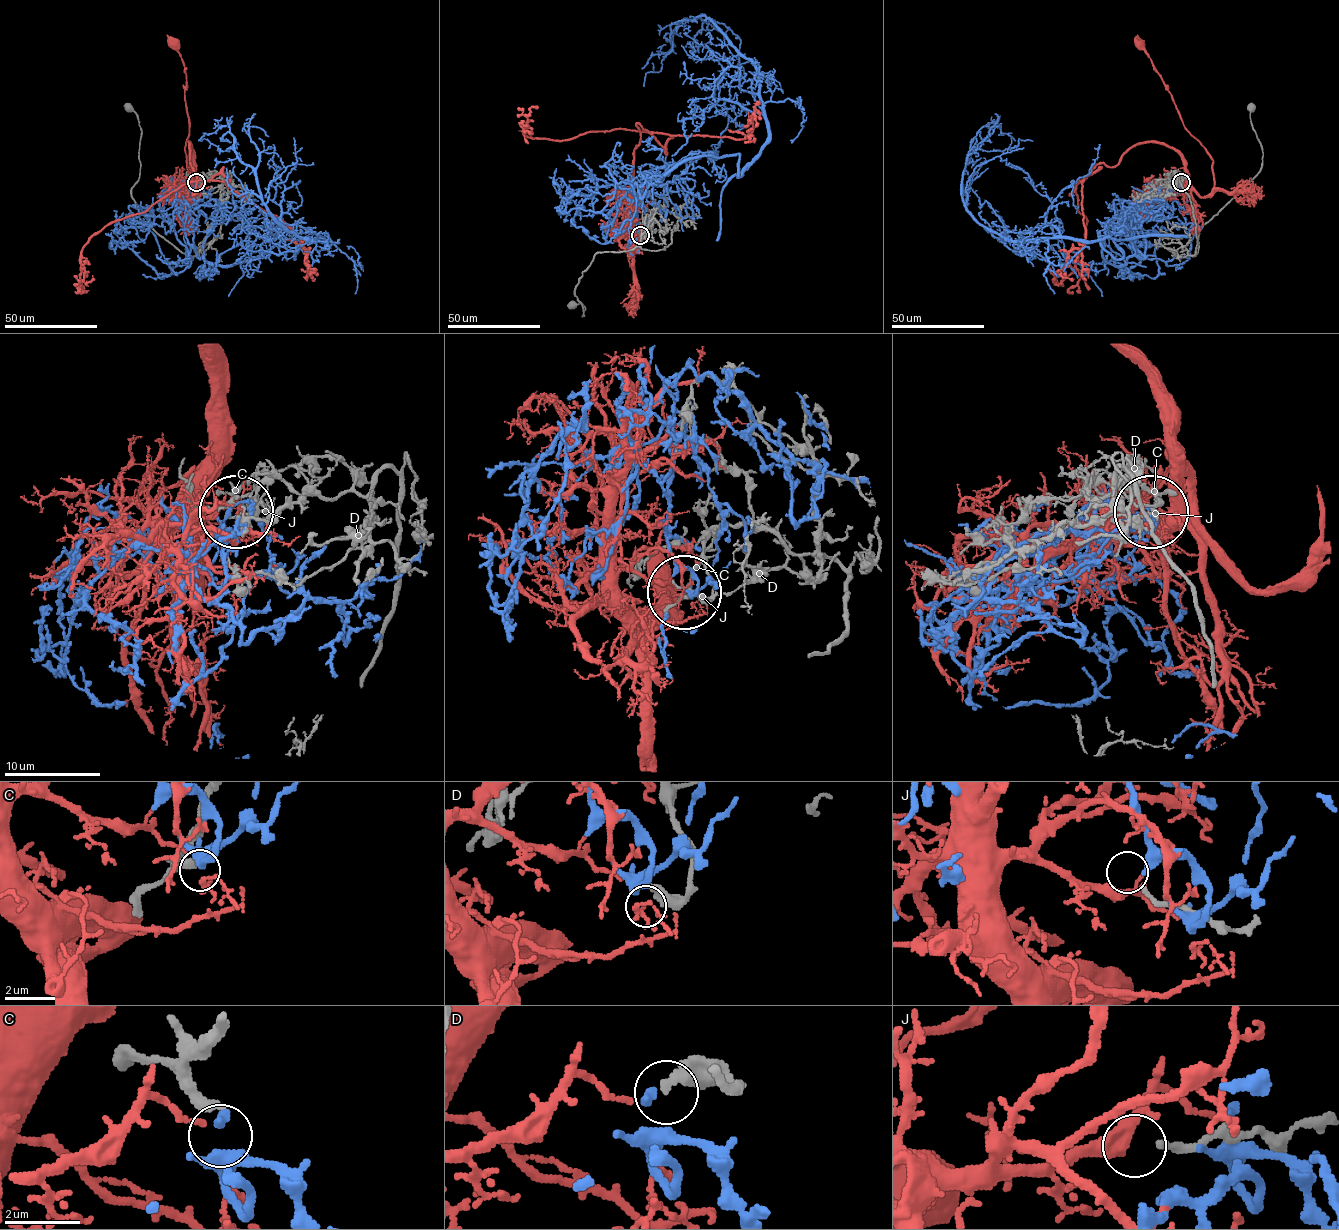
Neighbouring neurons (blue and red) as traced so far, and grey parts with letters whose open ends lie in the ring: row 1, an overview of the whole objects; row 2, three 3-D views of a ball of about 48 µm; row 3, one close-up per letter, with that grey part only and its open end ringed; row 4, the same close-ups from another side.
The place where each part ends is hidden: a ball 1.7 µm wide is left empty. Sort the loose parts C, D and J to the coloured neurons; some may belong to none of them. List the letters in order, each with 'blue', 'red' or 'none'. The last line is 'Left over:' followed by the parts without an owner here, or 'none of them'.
C: blue
D: none
J: none
Left over: D, J

